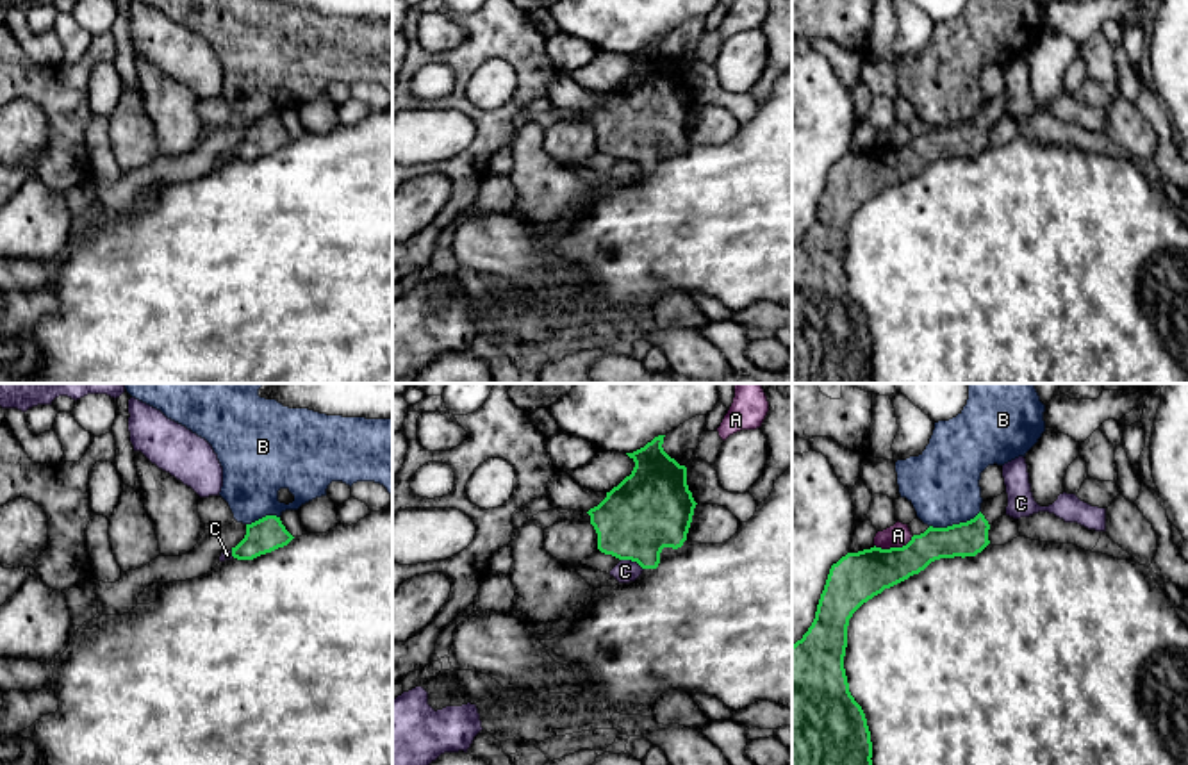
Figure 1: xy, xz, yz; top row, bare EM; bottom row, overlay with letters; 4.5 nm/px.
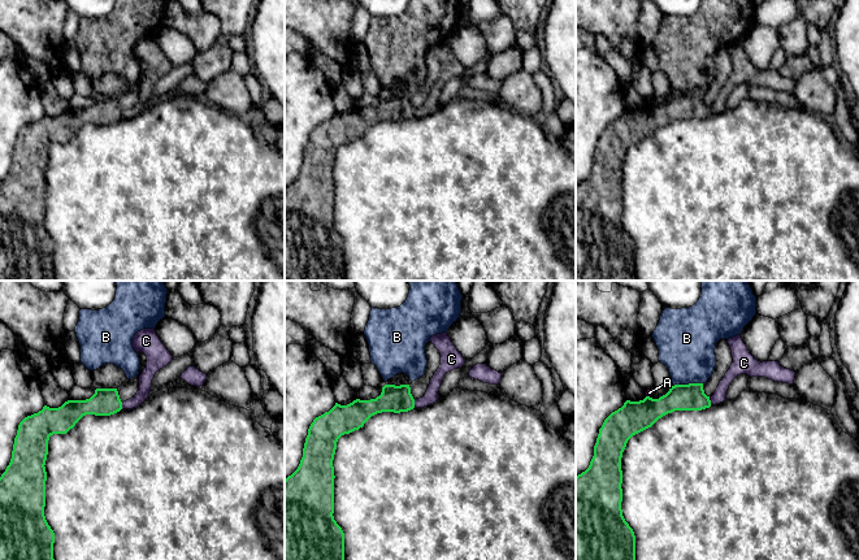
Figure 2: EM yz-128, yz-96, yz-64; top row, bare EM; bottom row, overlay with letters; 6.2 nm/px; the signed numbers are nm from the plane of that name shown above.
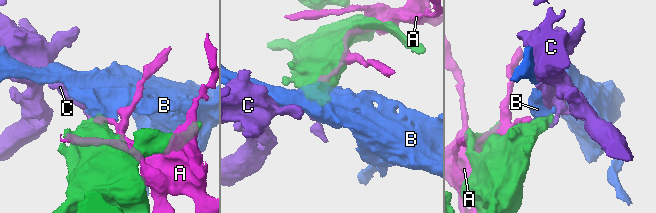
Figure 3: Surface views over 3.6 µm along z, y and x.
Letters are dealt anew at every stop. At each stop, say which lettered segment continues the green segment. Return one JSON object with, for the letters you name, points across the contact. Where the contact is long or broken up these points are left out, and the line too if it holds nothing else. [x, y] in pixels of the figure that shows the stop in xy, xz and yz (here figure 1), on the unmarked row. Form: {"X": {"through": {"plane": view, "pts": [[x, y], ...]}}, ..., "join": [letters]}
{"join": []}

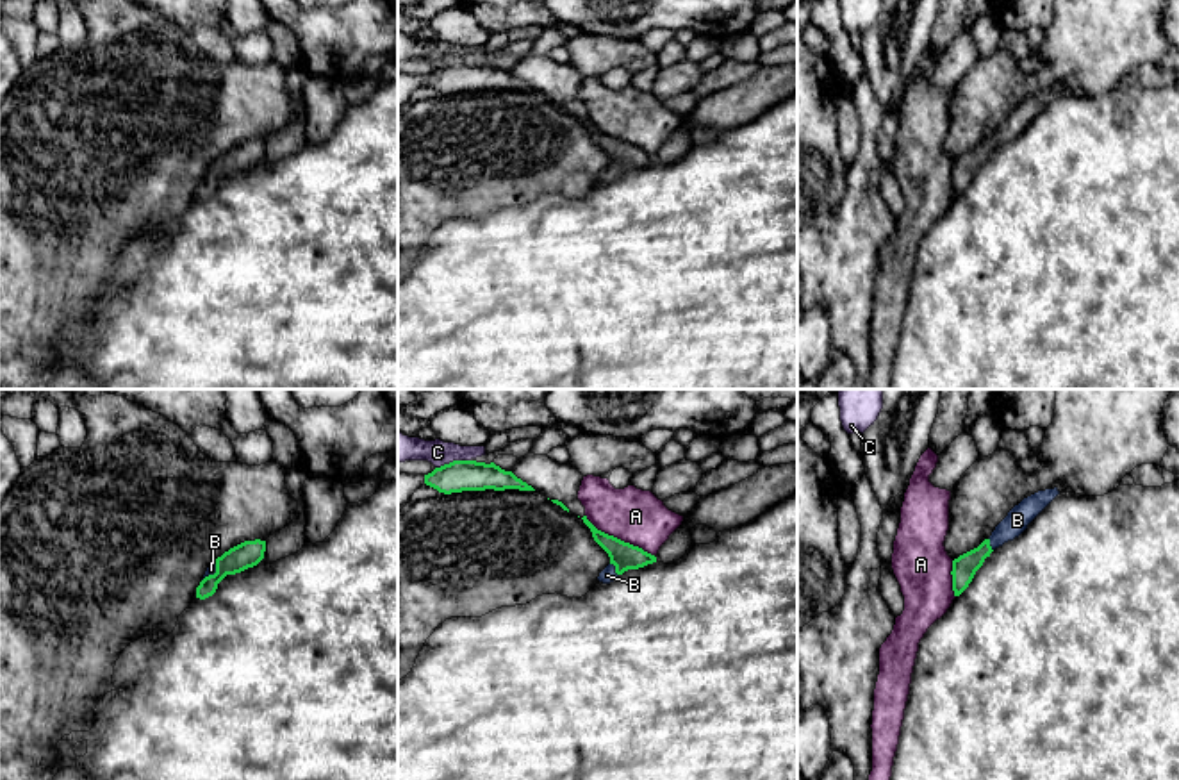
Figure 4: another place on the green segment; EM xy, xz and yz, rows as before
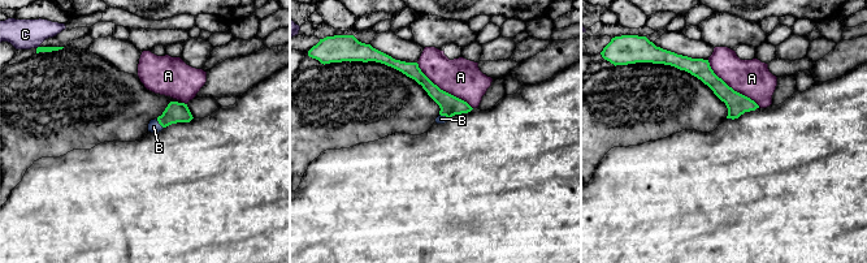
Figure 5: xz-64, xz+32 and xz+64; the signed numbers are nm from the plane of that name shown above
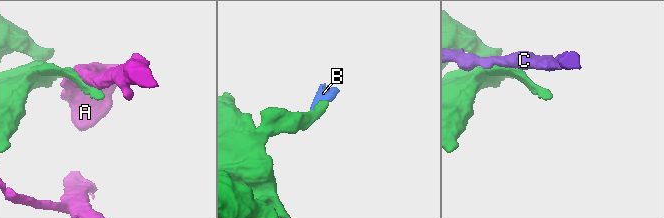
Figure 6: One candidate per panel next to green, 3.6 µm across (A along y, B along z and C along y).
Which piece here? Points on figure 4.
{"B": {"through": {"plane": "xz", "pts": [[623, 156], [616, 170], [607, 175]]}}, "join": ["B"]}

